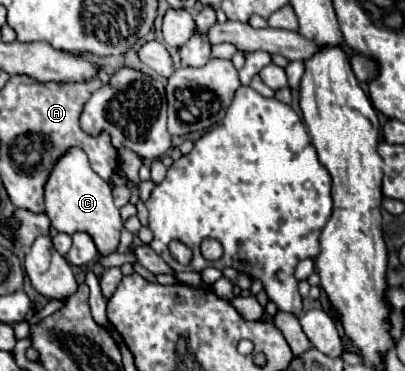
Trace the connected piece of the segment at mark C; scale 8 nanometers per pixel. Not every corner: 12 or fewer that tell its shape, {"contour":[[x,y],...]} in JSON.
{"contour":[[83,150],[45,184],[45,214],[69,236],[87,232],[99,256],[123,228],[109,184]]}

